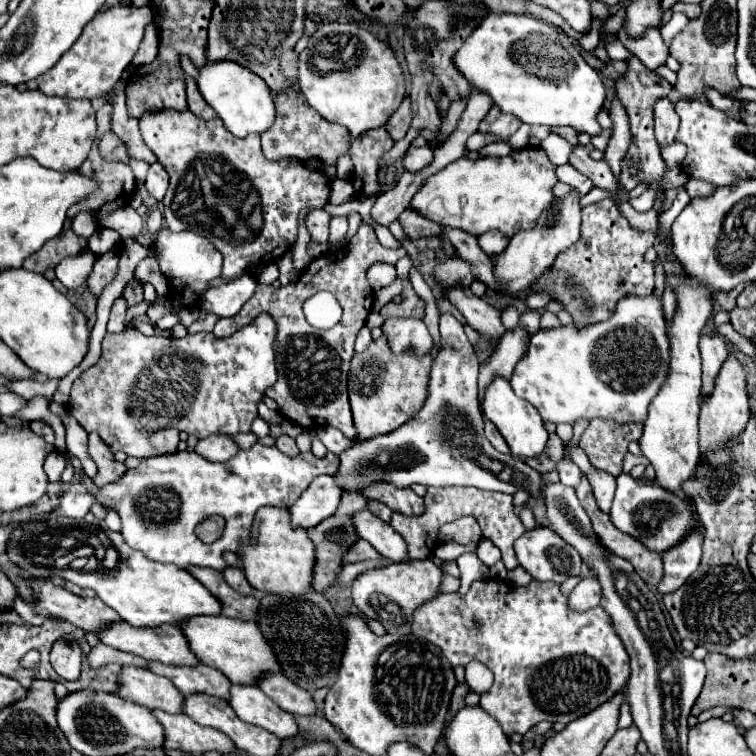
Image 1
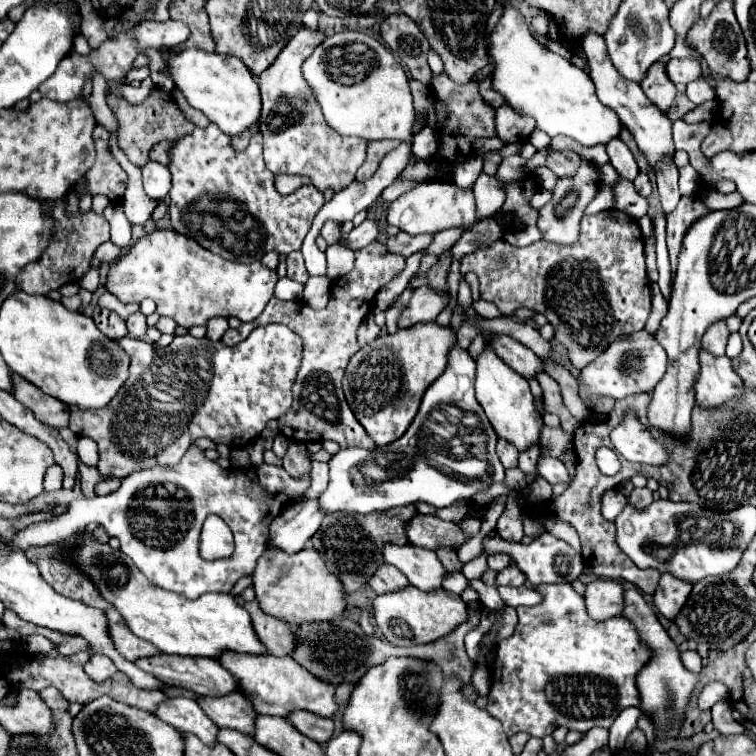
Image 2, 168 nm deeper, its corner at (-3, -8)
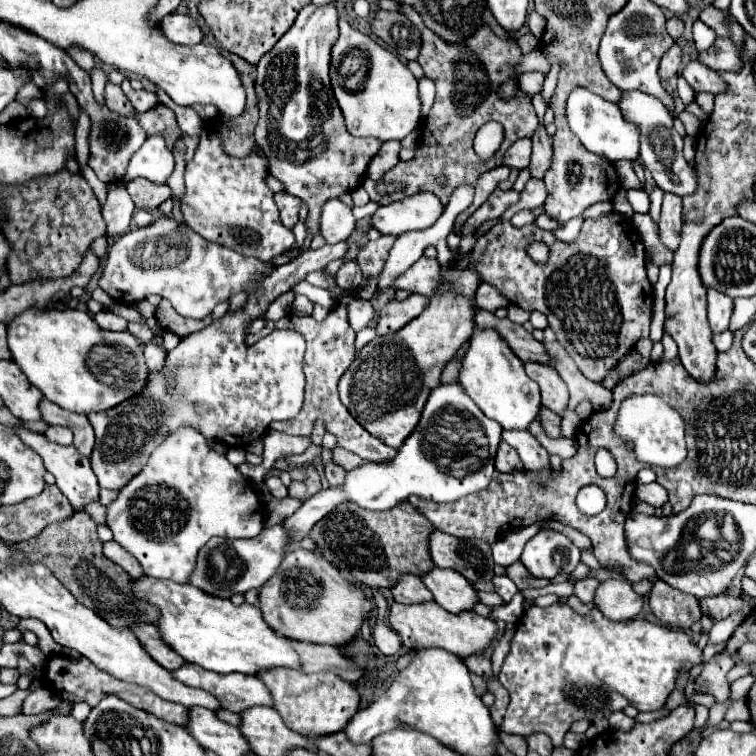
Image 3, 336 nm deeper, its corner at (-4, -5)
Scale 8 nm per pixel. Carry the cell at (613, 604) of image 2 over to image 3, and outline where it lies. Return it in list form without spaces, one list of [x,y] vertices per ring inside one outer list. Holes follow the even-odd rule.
[[[610,578],[598,586],[594,604],[610,620],[632,620],[642,610],[644,598],[632,590],[630,582]]]

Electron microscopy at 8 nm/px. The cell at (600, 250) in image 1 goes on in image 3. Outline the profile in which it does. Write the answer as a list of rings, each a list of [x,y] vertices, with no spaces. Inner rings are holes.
[[[618,212],[588,218],[584,220],[580,234],[572,242],[558,240],[552,232],[540,230],[536,224],[528,224],[524,228],[514,228],[510,222],[500,222],[490,228],[484,236],[478,236],[476,246],[472,250],[474,266],[480,278],[492,286],[496,286],[512,304],[532,312],[542,312],[550,328],[556,332],[558,342],[566,348],[570,358],[576,362],[578,370],[594,382],[602,382],[606,374],[614,368],[614,364],[630,352],[640,338],[646,338],[650,332],[650,314],[653,305],[653,287],[646,278],[646,264],[644,264],[644,244],[638,236],[634,222]],[[540,240],[546,242],[550,248],[550,262],[536,264],[528,254],[526,248],[530,242]]]

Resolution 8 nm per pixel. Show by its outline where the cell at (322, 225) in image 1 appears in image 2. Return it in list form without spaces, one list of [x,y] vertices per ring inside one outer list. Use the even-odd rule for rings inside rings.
[[[325,223],[323,229],[321,229],[321,237],[331,245],[331,243],[337,243],[339,237],[341,237],[341,229],[339,229],[339,223]]]

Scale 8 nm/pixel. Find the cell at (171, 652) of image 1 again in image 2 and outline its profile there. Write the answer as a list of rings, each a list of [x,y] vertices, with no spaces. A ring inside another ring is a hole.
[[[157,653],[149,659],[137,659],[135,665],[147,673],[153,673],[159,681],[169,685],[179,685],[183,689],[191,689],[197,695],[227,695],[231,691],[237,691],[235,679],[229,675],[227,669],[223,669],[215,659],[187,659],[183,655],[163,655]]]

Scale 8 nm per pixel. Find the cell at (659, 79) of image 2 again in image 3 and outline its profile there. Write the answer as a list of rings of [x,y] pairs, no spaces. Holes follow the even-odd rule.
[[[674,44],[674,46],[662,56],[660,76],[662,76],[662,78],[672,78],[672,76],[676,76],[678,68],[680,68],[680,62],[682,62],[682,48],[680,48],[678,44]]]

